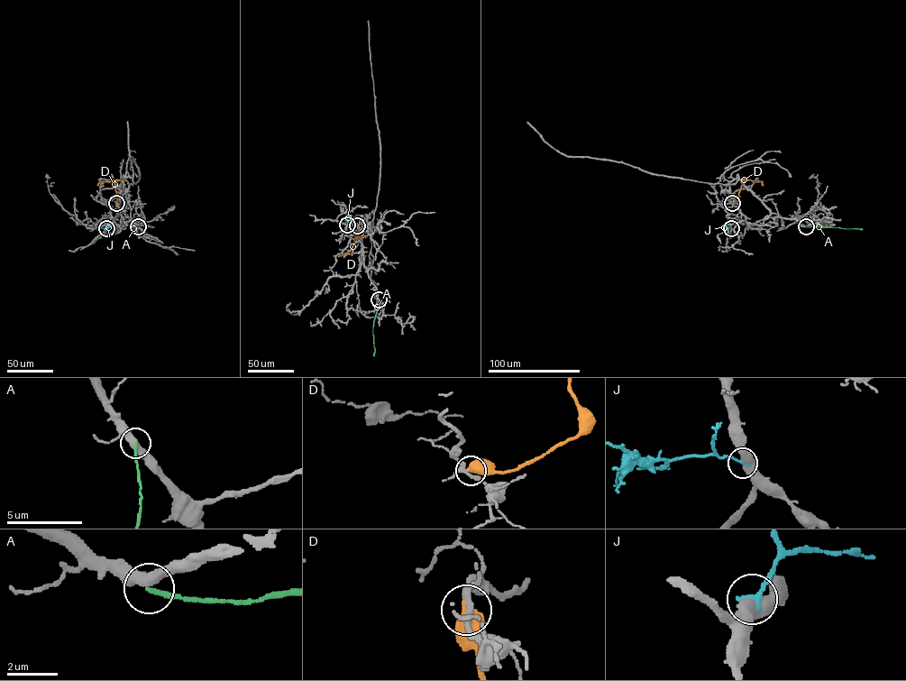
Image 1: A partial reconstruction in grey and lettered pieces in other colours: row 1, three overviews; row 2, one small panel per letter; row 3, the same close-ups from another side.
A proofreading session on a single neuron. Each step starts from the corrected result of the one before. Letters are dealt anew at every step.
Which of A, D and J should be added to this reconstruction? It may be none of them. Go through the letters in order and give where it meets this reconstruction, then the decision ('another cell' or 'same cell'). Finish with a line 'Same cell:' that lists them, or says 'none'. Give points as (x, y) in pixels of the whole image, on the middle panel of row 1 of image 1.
A: contact (379, 299); another cell
D: contact (357, 225); another cell
J: contact (347, 225); another cell
Same cell: none

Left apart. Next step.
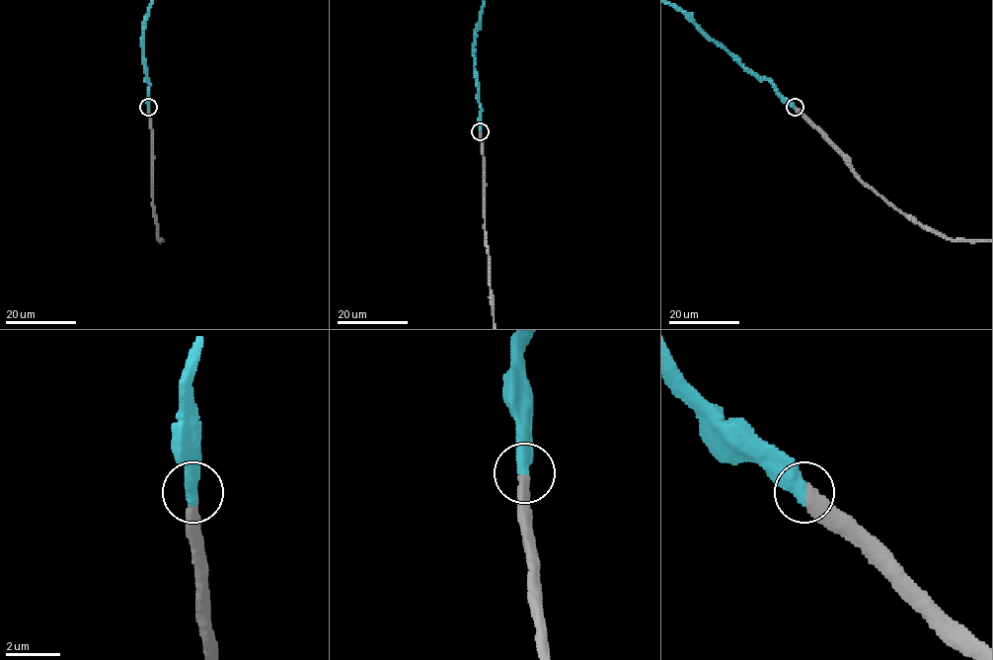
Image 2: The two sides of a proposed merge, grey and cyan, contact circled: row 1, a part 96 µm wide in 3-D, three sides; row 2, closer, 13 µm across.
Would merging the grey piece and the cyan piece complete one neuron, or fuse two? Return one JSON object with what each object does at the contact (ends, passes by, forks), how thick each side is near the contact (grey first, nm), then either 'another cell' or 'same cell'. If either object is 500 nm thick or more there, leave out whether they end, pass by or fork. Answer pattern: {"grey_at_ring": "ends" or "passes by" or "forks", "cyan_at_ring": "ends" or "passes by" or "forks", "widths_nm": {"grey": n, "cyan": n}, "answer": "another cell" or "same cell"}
{"widths_nm": {"grey": 480, "cyan": 550}, "answer": "same cell"}

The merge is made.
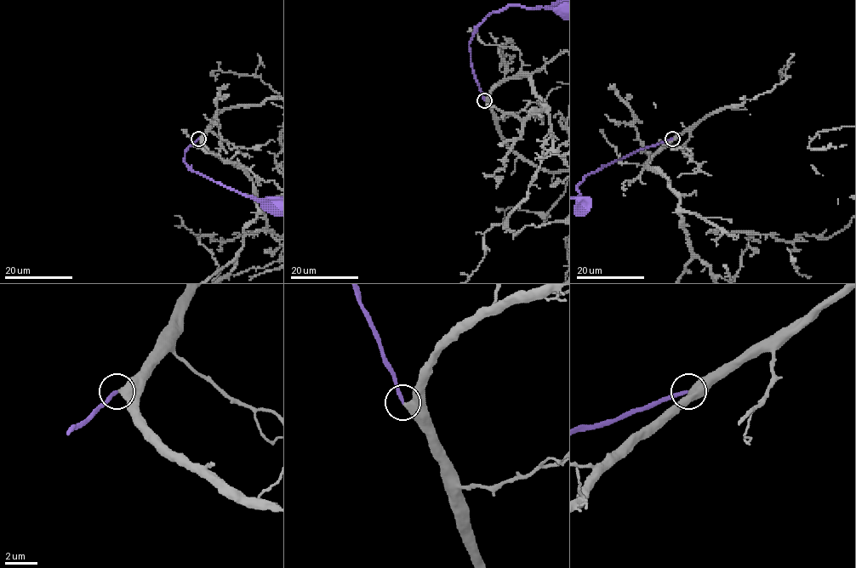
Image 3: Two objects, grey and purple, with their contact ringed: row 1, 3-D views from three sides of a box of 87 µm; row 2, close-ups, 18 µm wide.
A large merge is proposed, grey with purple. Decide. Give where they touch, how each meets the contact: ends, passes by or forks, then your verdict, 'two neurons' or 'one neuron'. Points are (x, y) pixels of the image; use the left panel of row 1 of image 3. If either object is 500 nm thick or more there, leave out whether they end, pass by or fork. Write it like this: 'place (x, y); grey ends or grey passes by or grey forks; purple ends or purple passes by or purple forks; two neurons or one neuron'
place (198, 139); grey ends; purple ends; one neuron

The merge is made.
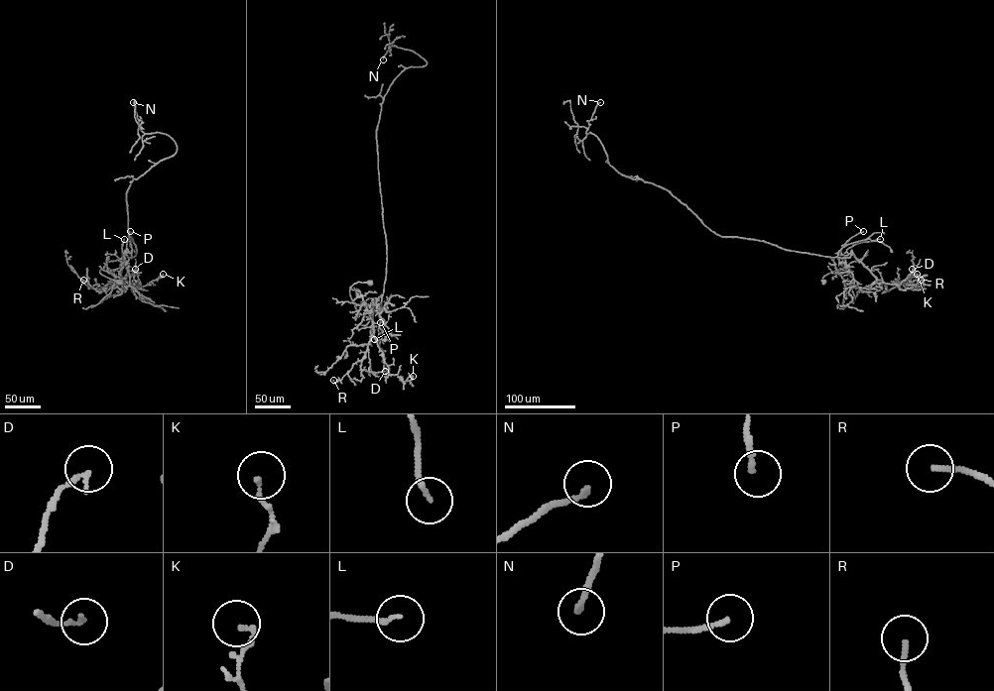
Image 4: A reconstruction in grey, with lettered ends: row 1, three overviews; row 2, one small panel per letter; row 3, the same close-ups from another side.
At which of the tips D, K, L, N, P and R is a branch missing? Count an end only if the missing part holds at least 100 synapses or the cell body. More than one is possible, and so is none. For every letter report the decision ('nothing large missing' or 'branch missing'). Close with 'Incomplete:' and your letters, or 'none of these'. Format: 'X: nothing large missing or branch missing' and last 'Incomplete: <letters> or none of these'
D: nothing large missing
K: nothing large missing
L: nothing large missing
N: nothing large missing
P: nothing large missing
R: nothing large missing
Incomplete: none of these

